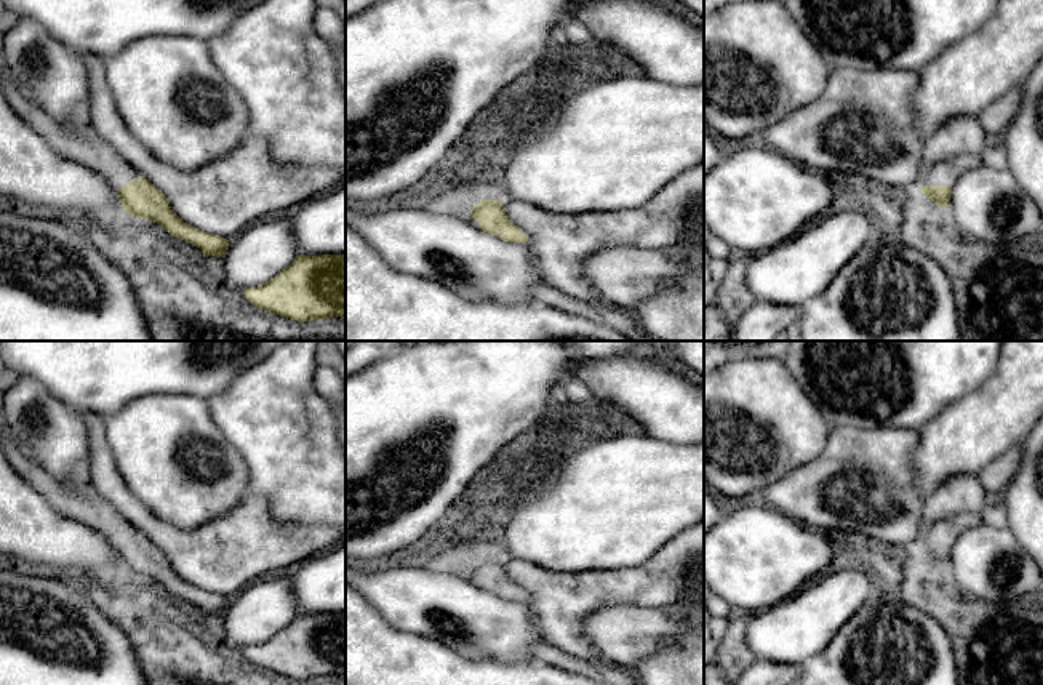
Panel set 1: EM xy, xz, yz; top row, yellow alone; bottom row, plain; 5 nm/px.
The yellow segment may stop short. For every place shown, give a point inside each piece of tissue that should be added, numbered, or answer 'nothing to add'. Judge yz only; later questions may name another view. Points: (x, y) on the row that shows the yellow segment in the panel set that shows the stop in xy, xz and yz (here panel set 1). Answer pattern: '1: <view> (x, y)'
1: yz (946, 172)

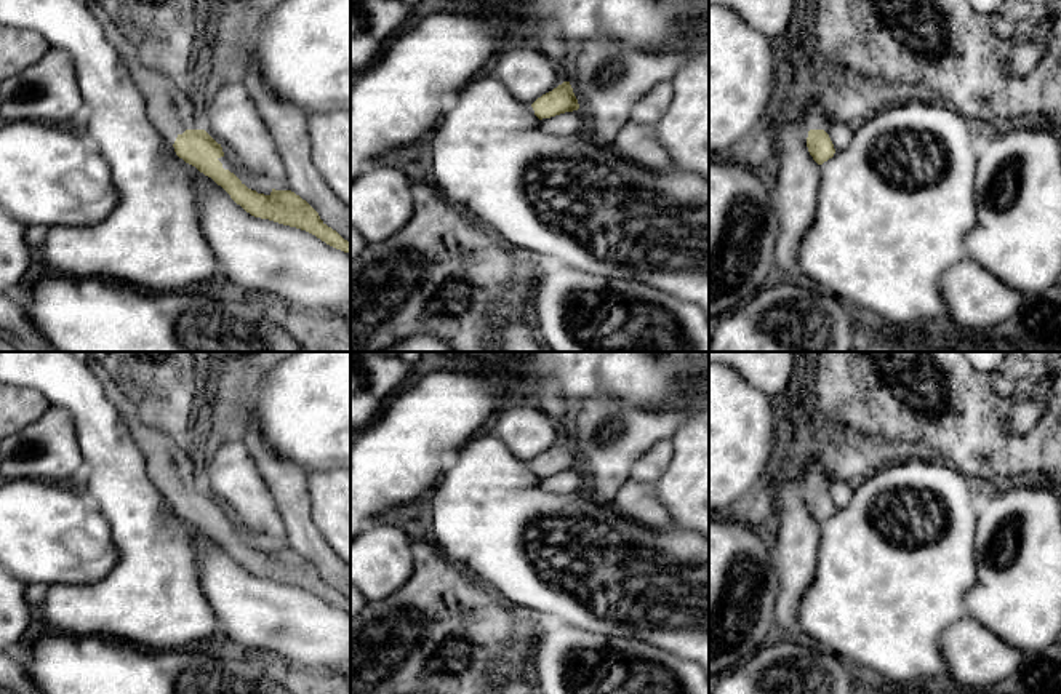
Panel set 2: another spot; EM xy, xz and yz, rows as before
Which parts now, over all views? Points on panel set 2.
1: yz (816, 111)

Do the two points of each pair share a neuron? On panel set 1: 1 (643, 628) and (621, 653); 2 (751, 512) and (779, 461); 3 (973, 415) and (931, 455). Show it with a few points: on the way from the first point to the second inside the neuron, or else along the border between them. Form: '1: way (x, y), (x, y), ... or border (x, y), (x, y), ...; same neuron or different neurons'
1: way (637, 634), (624, 647); same neuron
2: border (754, 498), (731, 504); different neurons
3: way (963, 424), (941, 447); same neuron

